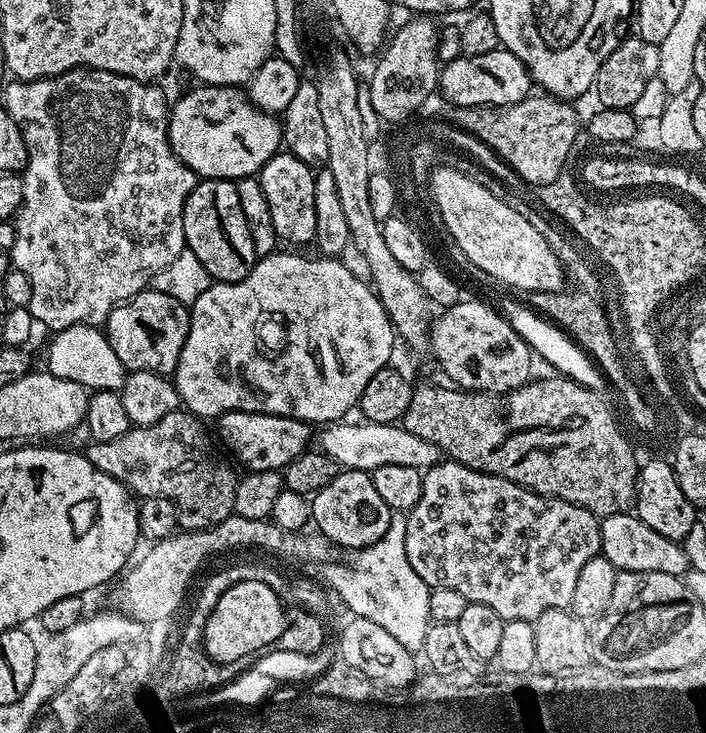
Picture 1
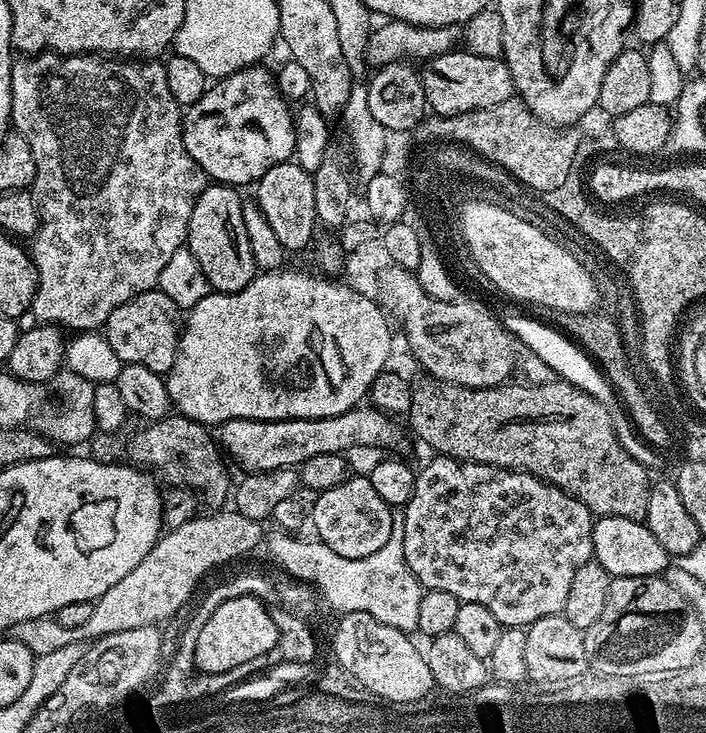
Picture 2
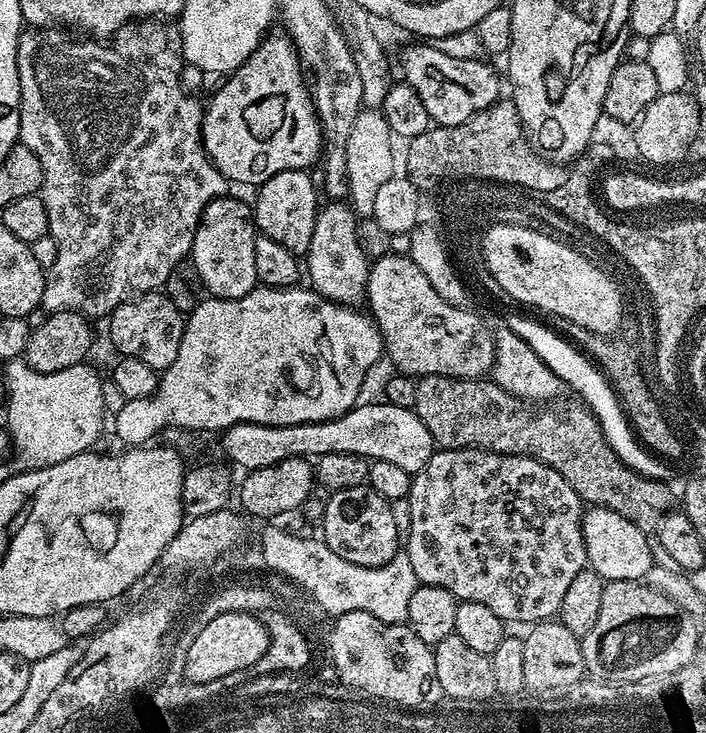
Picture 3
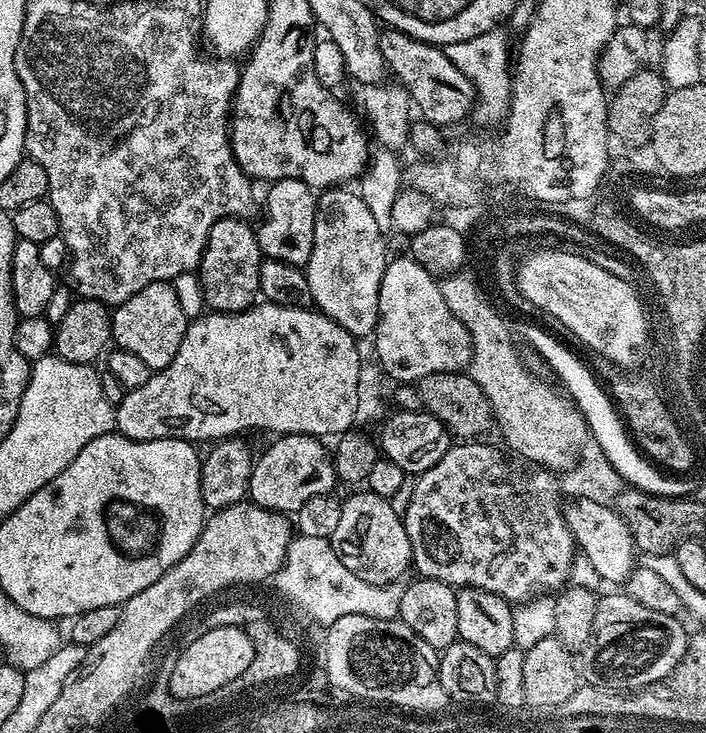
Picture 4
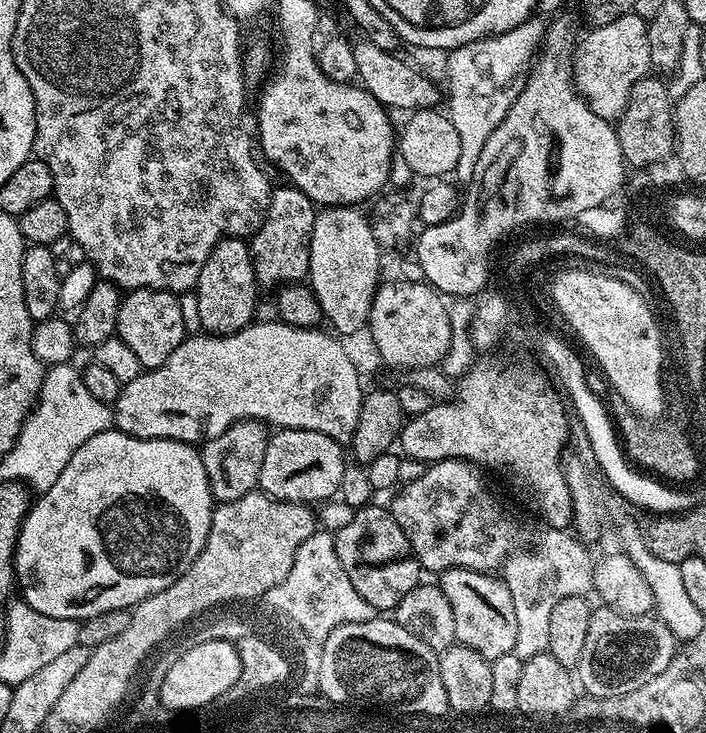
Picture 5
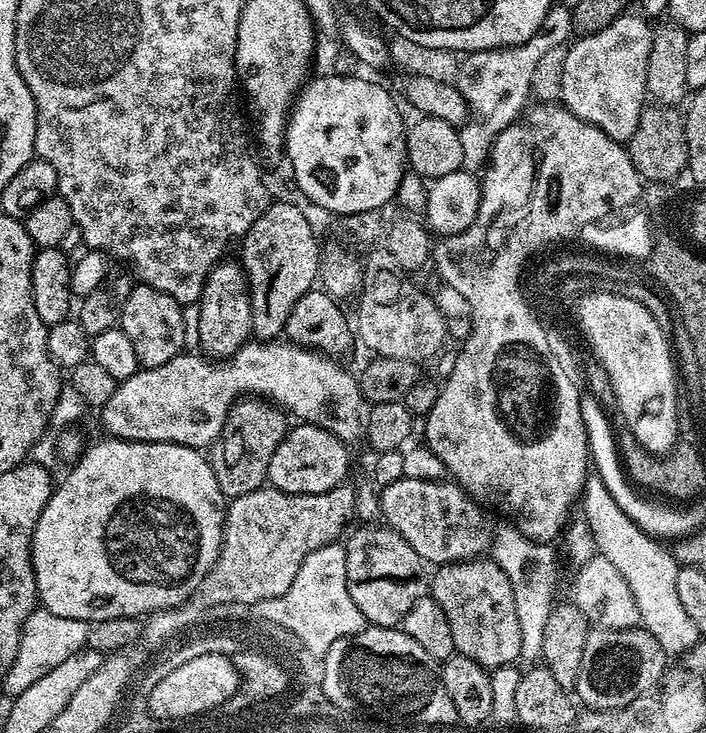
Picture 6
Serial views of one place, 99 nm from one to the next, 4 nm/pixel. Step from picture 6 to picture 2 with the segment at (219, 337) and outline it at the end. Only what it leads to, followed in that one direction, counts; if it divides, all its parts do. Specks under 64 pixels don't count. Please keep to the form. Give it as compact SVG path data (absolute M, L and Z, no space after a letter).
M219 182L209 183L208 187L202 190L202 194L194 202L194 210L190 214L186 247L196 260L200 275L207 280L209 289L217 292L237 292L242 290L258 275L258 269L254 262L254 253L250 250L250 238L246 234L246 222L242 218L244 200L236 192L239 191L233 185Z

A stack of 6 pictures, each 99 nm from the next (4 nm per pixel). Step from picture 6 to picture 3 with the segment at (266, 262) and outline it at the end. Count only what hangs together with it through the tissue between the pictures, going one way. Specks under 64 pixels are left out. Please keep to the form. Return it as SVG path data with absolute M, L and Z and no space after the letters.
M286 170L274 174L266 183L255 189L254 219L256 227L261 233L274 242L282 242L286 250L297 254L307 253L314 236L314 224L318 209L316 192L318 196L318 184L308 177L309 173L304 170Z

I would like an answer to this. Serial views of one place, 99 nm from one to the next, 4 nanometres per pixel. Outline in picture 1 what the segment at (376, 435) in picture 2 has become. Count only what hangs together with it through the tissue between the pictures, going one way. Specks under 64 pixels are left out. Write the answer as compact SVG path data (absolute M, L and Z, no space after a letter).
M223 412L215 417L214 424L219 443L236 455L237 465L245 464L243 467L249 472L275 472L287 468L292 459L309 447L312 432L314 436L313 425L305 421L295 420L292 416L271 416L265 412Z

